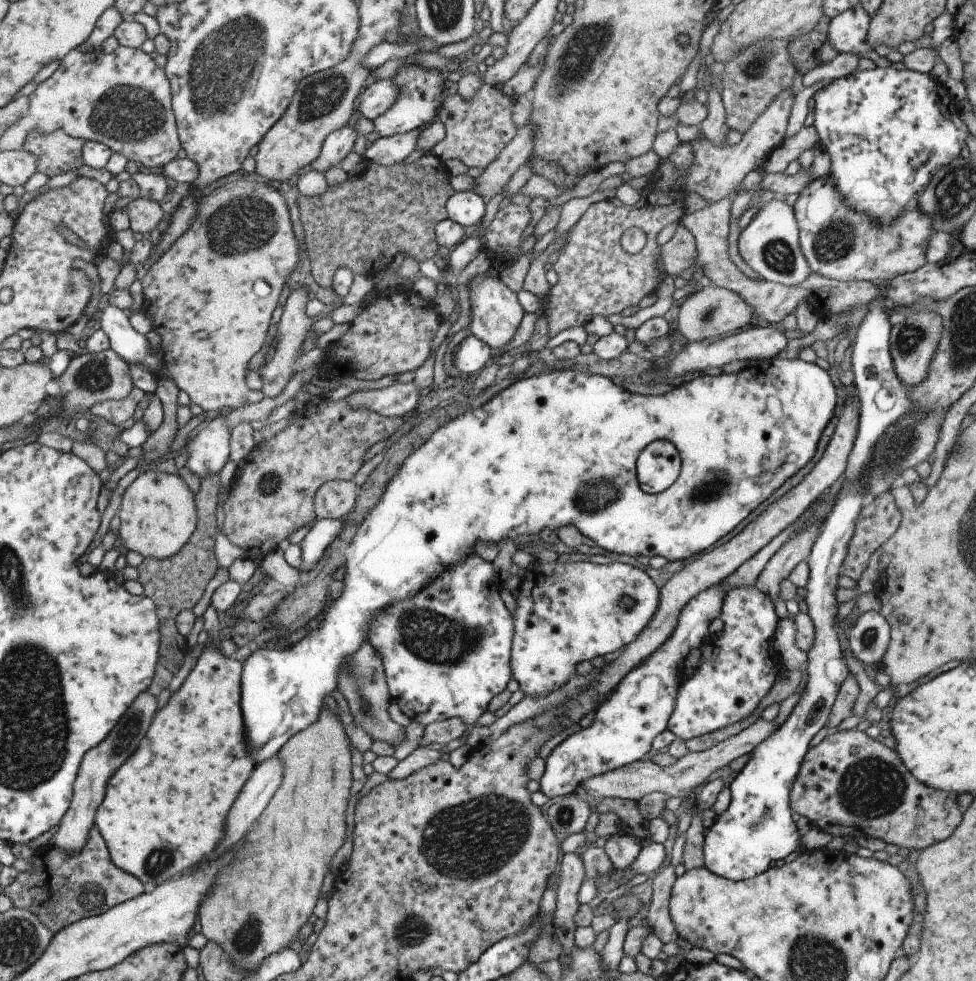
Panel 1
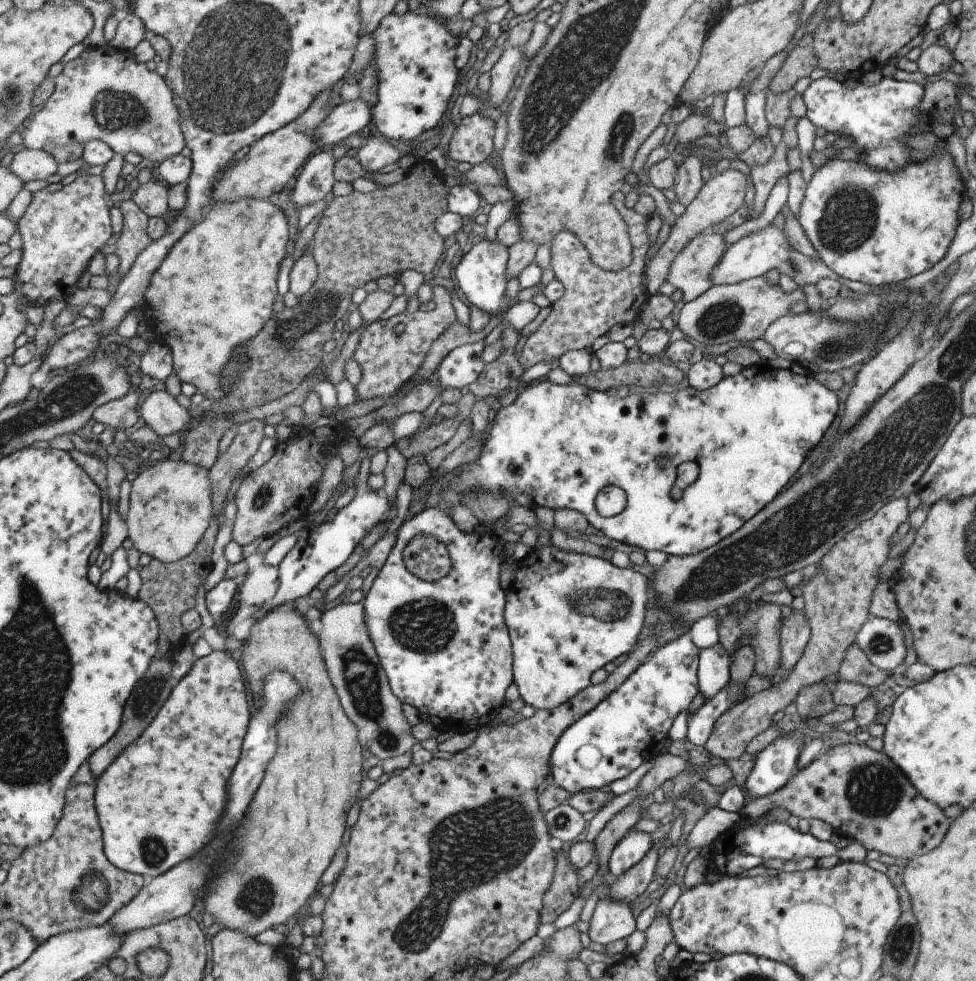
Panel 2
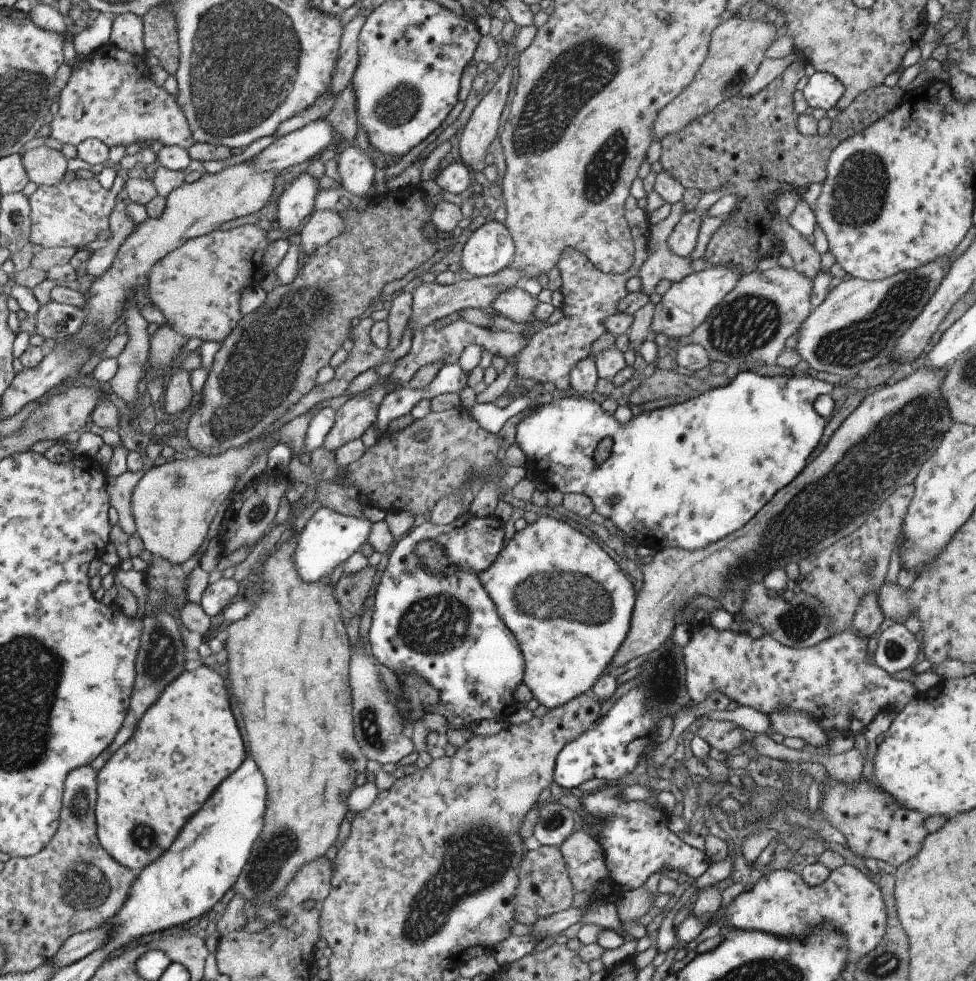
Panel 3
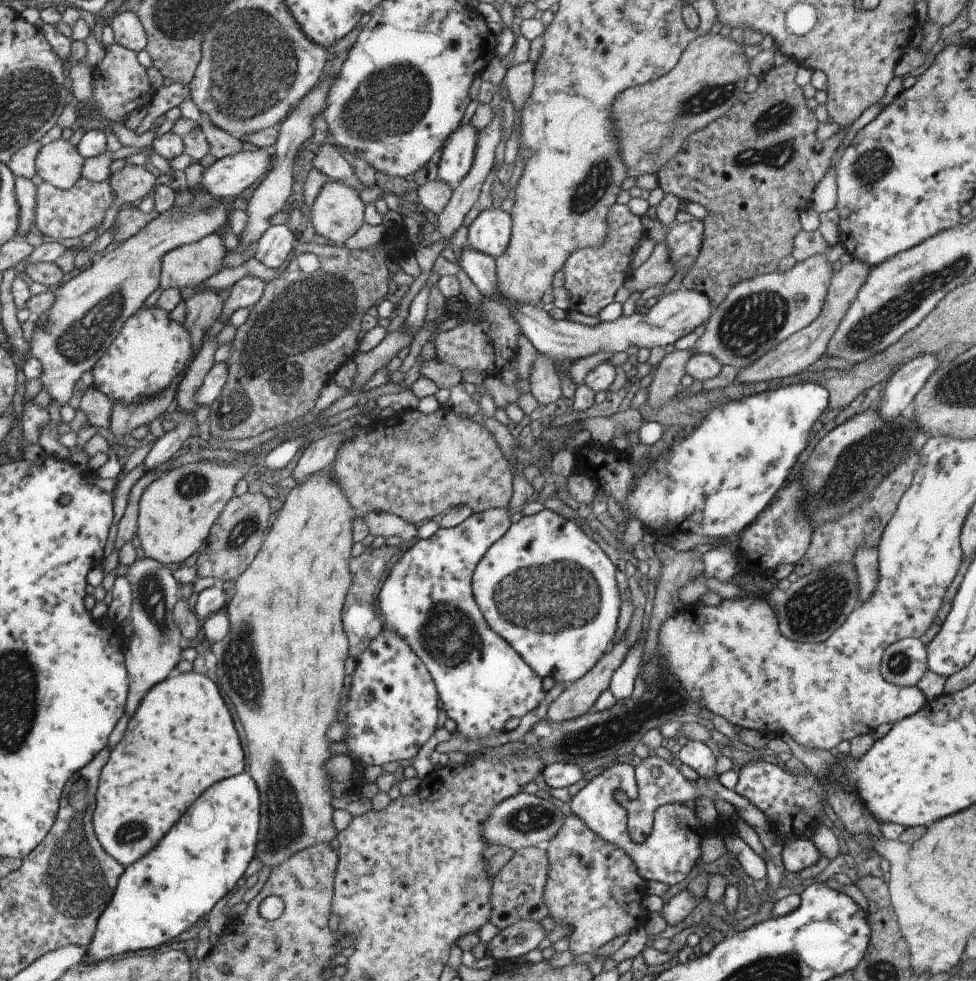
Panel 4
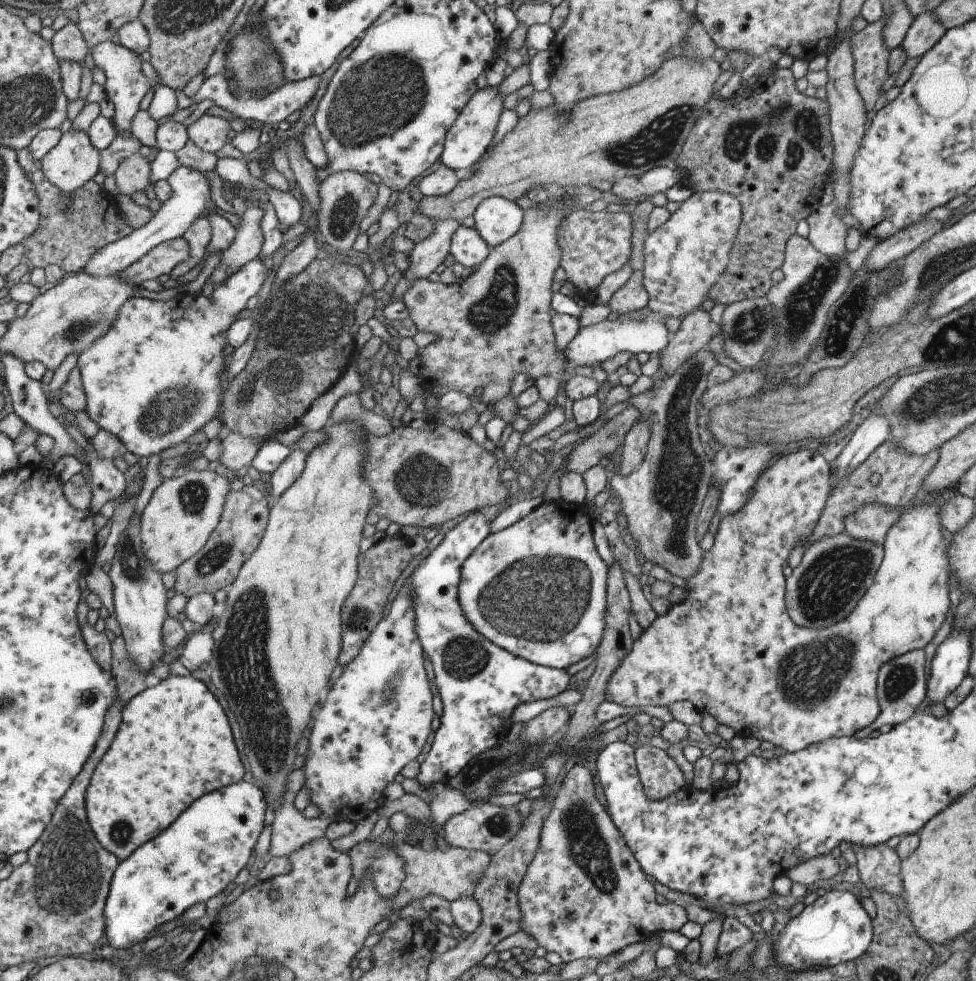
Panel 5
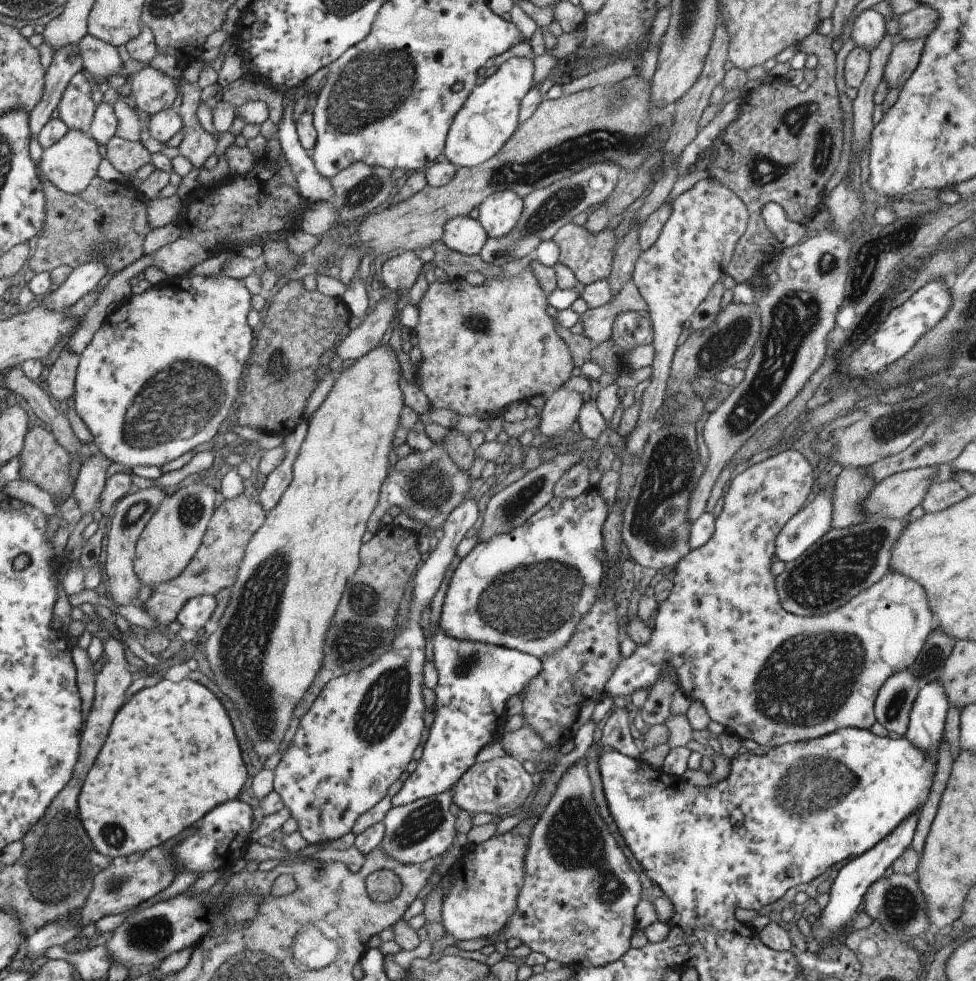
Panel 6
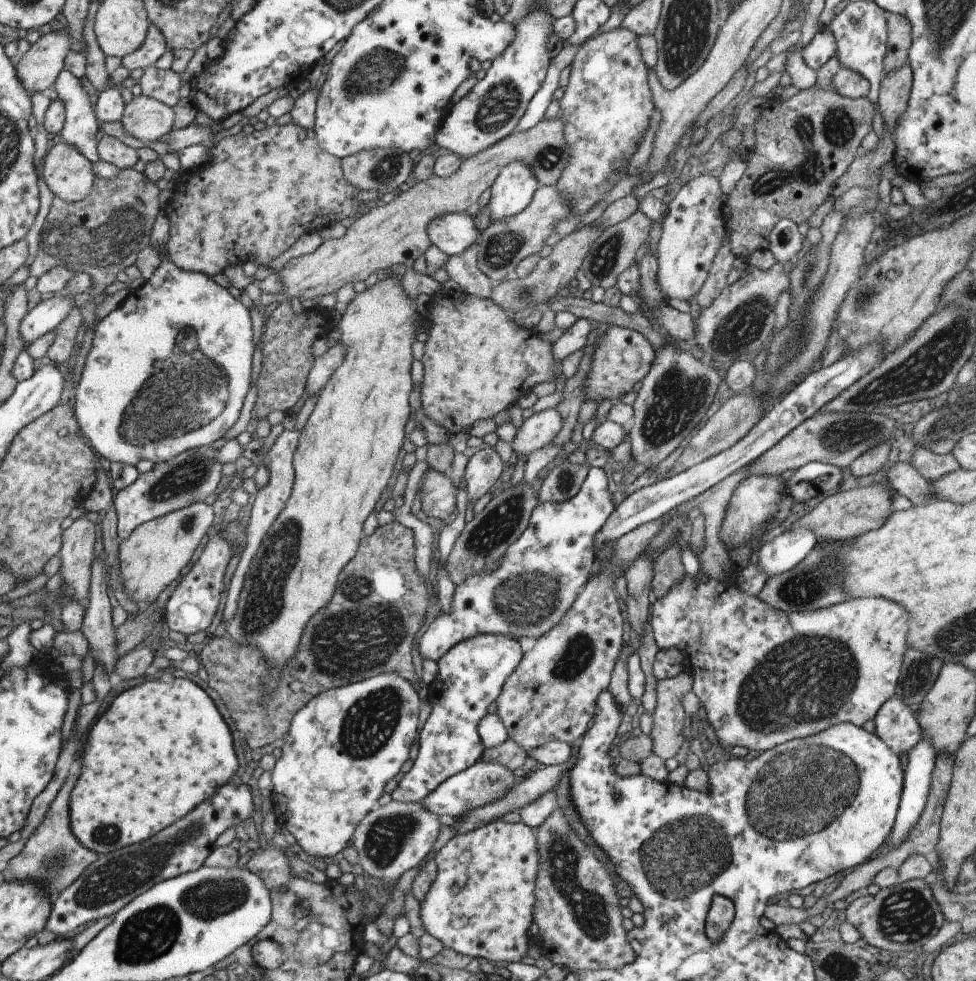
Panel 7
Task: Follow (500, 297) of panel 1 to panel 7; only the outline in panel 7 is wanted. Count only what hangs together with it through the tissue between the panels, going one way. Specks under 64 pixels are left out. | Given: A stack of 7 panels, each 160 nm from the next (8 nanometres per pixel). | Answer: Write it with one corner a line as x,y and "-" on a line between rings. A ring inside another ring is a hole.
523,161
506,164
494,178
487,203
490,222
523,210
536,191
538,182

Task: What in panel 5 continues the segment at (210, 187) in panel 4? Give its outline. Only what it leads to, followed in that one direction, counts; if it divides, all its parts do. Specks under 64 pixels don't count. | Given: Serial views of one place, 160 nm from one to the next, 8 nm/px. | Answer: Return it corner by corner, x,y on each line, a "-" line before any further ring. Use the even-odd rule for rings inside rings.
181,165
175,168
166,178
172,190
171,198
159,206
145,226
134,229
126,237
121,237
95,251
83,265
82,270
85,271
85,274
95,278
117,275
159,243
181,237
187,227
198,217
198,214
204,210
205,200
210,198
207,182
201,173
201,171
191,170

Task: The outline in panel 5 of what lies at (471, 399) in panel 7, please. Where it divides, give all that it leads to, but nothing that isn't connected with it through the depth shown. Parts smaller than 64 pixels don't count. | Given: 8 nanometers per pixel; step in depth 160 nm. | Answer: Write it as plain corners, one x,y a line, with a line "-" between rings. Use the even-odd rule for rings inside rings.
563,199
557,200
556,203
537,203
538,206
535,209
526,209
522,211
523,218
521,221
521,226
519,230
513,236
504,240
501,244
491,247
487,256
475,267
473,271
464,279
457,280
455,283
445,285
440,281
429,282
427,279
417,279
414,281
408,289
403,293
401,300
407,308
409,313
409,318
411,322
415,325
415,328
421,332
431,332
435,334
435,342
424,346
424,348
418,351
421,356
420,364
418,367
418,373
415,375
419,385
422,389
429,390
432,394
439,398
445,392
449,390
457,390
457,392
463,392
465,396
471,398
475,394
475,390
479,388
481,394
479,394
479,402
483,402
486,406
490,407
494,405
495,402
501,400
503,396
508,394
510,386
512,385
512,380
517,376
517,373
526,374
534,382
539,378
539,376
551,376
555,380
560,380
563,376
563,370
567,365
566,356
562,353
555,351
552,324
550,323
551,312
550,309
550,296
552,276
555,269
559,266
560,250
558,247
558,226
560,222
564,219
565,215
569,213
563,213
563,204
569,205
573,202
573,199

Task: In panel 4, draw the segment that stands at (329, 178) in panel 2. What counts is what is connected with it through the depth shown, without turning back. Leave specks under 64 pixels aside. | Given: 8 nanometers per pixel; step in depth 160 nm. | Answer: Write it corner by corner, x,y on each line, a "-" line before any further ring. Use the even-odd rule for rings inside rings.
271,225
253,245
253,257
265,268
279,268
291,252
293,237
287,225

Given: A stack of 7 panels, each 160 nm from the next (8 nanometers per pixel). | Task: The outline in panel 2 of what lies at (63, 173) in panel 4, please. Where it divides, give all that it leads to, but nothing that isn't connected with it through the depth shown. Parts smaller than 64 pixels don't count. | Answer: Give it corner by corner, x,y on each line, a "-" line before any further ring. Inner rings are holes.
22,149
5,159
7,170
15,174
23,183
46,180
56,174
57,163
54,158
41,149

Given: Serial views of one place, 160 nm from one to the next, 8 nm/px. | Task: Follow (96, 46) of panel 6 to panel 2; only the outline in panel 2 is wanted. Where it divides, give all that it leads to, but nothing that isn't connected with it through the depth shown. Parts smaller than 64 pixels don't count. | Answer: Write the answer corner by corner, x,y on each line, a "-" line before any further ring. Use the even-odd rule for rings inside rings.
110,45
84,49
77,58
63,64
61,72
53,79
51,94
41,107
33,110
18,133
21,138
19,145
23,149
41,149
46,143
65,146
69,142
75,142
84,145
91,140
99,140
107,144
113,153
124,156
132,152
157,164
179,154
185,146
177,108
163,78
154,71
149,71
145,64
135,62
133,53
116,50

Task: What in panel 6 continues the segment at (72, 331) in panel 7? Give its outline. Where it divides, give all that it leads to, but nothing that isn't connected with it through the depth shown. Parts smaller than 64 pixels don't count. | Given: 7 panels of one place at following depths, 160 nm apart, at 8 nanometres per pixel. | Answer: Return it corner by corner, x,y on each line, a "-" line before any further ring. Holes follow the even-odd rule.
61,349
48,366
47,391
56,404
61,401
66,402
73,393
78,356
67,349

